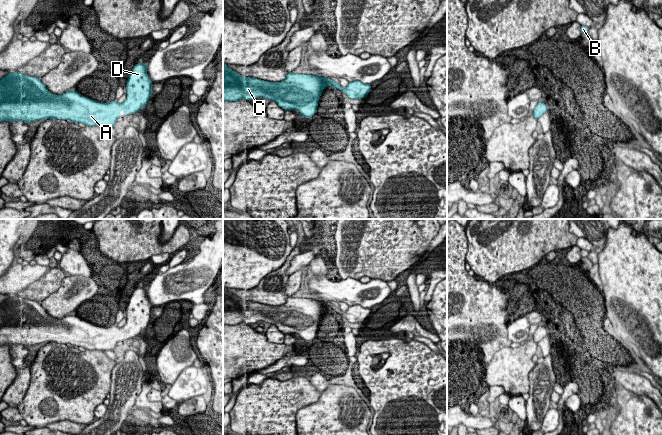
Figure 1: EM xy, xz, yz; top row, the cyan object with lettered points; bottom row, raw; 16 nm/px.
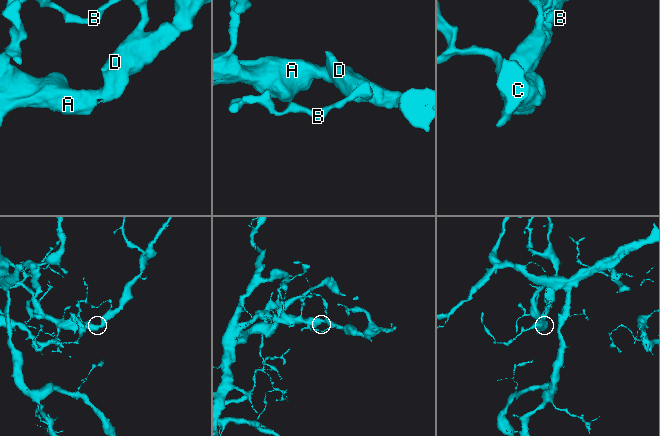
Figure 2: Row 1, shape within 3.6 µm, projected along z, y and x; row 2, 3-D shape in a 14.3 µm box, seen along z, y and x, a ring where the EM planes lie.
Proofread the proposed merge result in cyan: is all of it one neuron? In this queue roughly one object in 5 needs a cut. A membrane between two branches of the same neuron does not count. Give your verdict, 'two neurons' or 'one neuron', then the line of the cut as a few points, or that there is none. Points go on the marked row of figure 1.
one neuron | no cut

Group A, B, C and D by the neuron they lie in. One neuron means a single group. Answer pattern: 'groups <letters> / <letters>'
groups A B C D

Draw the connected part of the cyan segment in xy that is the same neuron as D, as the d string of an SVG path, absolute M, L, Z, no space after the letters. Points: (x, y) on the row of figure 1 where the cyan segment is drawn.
M147 63L136 64L126 83L127 98L123 103L98 102L85 97L77 91L67 91L62 95L52 94L42 81L20 72L9 73L0 80L0 122L23 121L30 123L41 119L63 119L83 123L86 126L113 127L117 119L124 114L133 114L145 108L152 96L152 81L147 74Z

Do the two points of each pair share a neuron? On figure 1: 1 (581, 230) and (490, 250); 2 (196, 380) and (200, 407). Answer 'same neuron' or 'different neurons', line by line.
1: different neurons
2: different neurons

